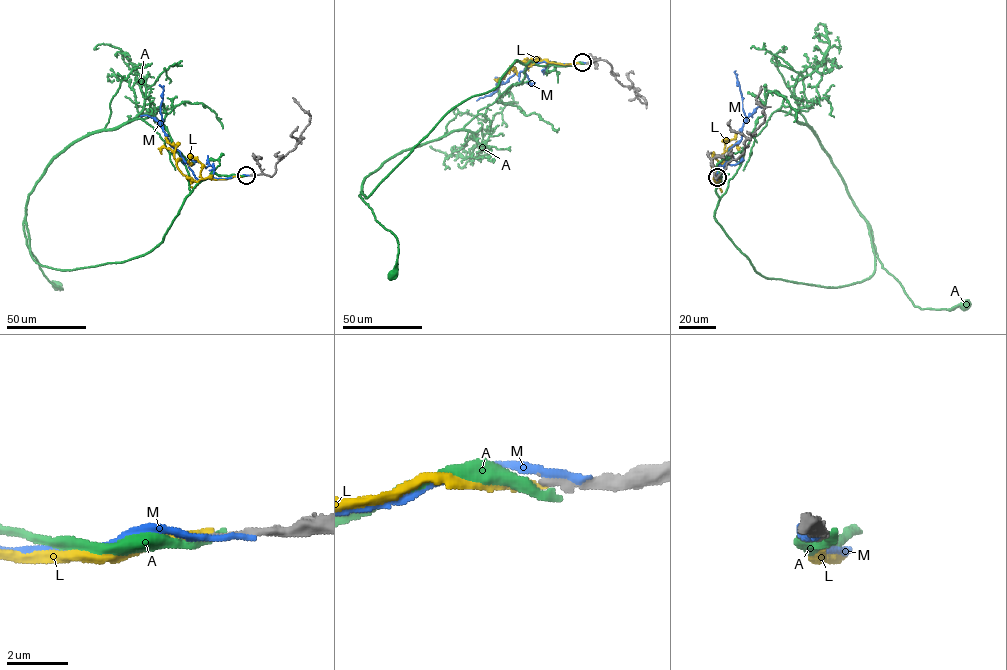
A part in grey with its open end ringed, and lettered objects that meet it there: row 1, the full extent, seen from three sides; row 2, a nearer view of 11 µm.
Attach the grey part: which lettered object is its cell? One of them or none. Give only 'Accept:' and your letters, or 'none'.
Accept: none

